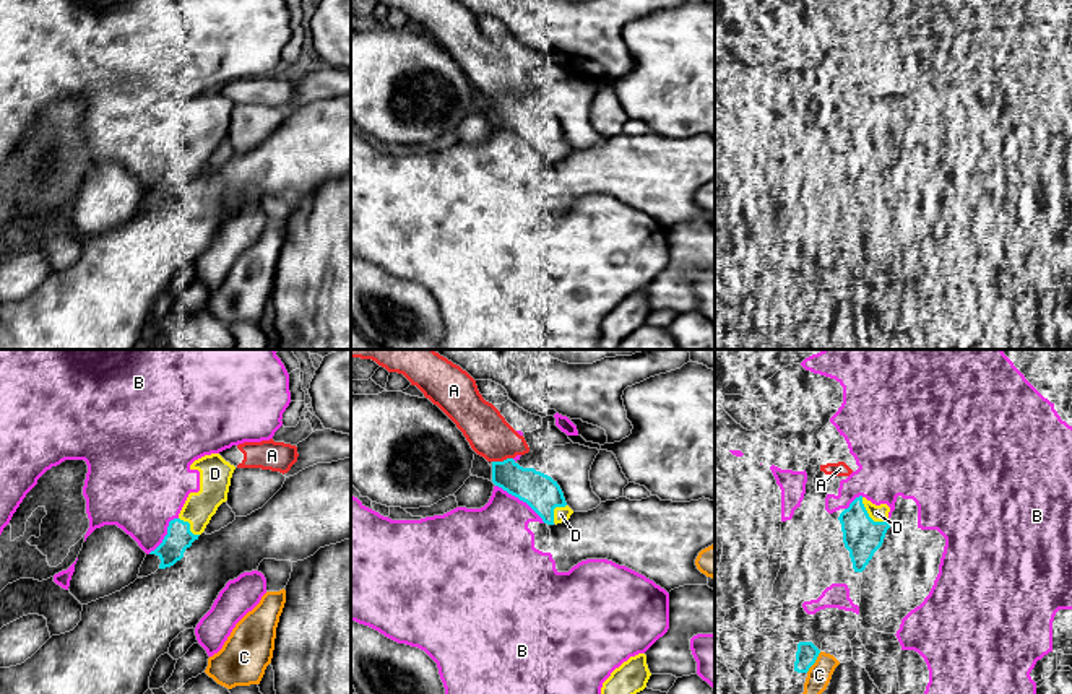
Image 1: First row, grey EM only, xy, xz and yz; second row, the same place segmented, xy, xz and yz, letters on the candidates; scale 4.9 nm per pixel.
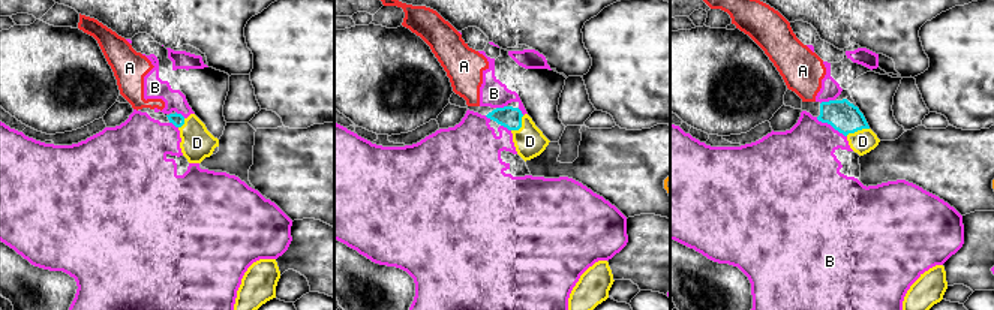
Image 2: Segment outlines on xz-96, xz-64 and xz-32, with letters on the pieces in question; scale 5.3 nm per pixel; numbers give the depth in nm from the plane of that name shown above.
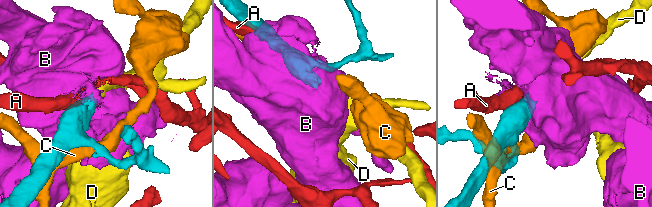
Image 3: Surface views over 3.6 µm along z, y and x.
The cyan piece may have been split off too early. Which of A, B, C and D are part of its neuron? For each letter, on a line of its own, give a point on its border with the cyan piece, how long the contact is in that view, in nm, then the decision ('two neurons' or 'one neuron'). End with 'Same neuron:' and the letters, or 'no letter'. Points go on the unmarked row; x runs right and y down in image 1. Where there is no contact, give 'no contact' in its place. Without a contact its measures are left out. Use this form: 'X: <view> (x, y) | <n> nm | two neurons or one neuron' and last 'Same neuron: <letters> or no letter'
A: xz (502, 98) | 110 nm | two neurons
B: xz (520, 135) | 320 nm | two neurons
C: yz (814, 298) | 130 nm | two neurons
D: yz (868, 151) | 180 nm | one neuron
Same neuron: D

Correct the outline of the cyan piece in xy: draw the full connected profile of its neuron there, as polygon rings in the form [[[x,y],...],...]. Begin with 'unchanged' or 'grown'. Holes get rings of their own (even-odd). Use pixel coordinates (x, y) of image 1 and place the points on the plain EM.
grown; [[[219,89],[205,91],[190,101],[200,107],[200,127],[190,128],[179,153],[169,158],[162,179],[151,187],[161,195],[159,205],[174,202],[187,184],[205,167],[218,143],[227,137],[236,106]]]

